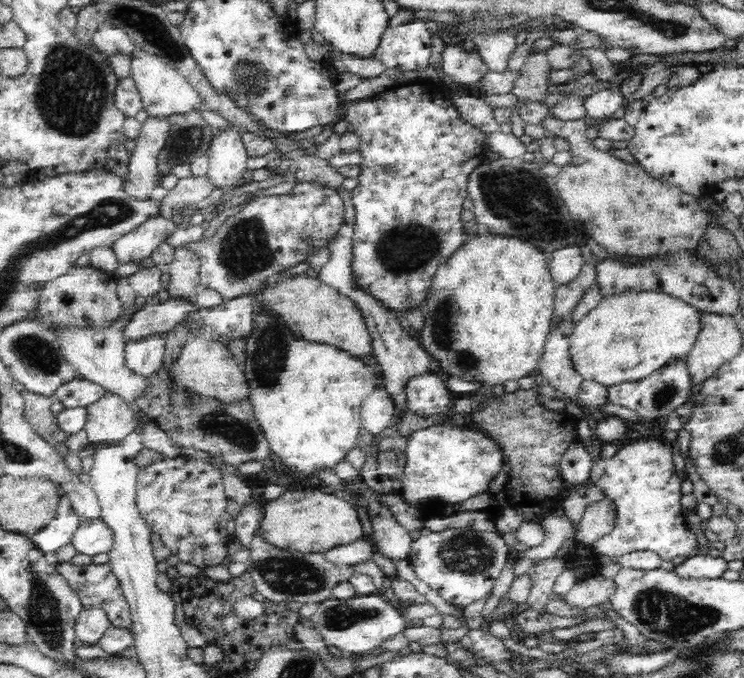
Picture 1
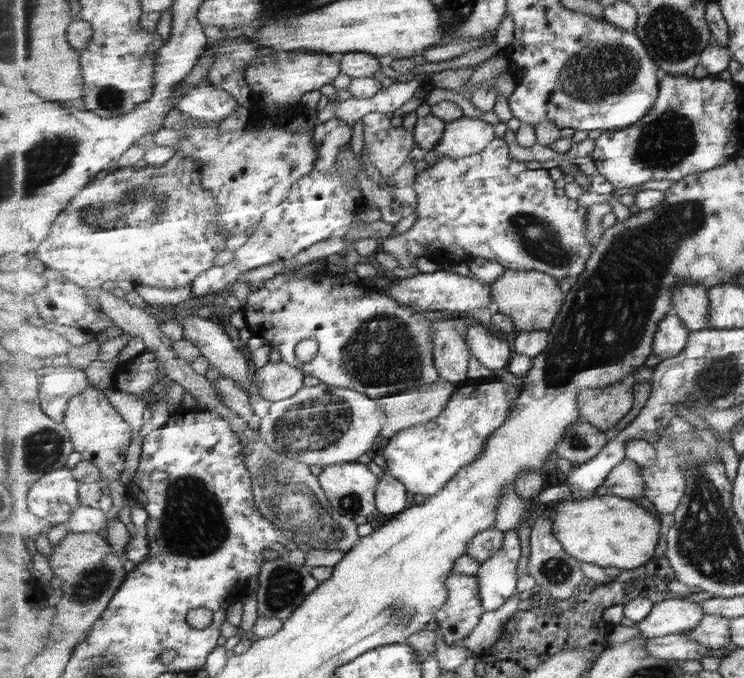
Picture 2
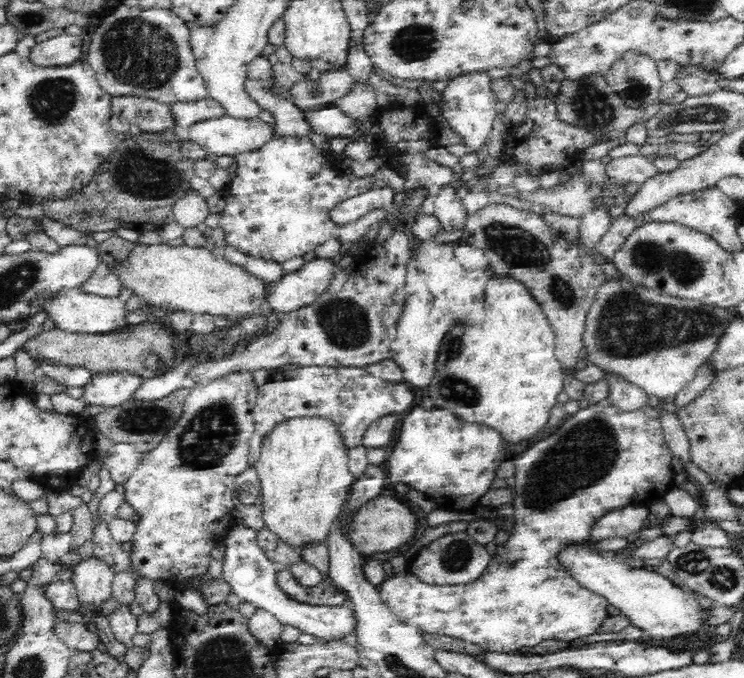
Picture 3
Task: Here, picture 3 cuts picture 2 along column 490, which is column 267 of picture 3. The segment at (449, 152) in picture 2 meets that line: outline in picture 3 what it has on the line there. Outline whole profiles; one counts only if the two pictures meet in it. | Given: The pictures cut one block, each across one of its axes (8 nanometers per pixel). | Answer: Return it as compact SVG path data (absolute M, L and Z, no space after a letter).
M228 115L206 121L189 128L189 139L217 157L254 152L278 138L276 128L259 118Z

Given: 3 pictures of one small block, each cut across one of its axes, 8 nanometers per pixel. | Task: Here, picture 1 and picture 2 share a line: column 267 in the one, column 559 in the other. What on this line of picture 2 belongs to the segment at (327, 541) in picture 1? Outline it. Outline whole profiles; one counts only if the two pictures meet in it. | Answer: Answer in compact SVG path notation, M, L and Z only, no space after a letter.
M596 496L554 504L556 538L565 551L581 562L597 566L633 570L645 566L656 556L663 524L647 508L627 498Z

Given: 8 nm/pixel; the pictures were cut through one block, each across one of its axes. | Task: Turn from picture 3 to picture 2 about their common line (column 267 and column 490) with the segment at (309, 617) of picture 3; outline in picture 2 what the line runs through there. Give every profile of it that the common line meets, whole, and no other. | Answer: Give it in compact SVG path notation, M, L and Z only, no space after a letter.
M516 529L504 533L503 547L481 563L476 574L483 609L487 612L502 608L515 594L515 568L521 558L521 540Z

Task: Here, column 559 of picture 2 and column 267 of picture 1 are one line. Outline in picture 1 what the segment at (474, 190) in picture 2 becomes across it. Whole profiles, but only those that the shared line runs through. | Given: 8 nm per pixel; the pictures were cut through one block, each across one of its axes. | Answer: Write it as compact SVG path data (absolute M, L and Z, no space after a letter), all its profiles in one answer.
M296 182L295 186L288 194L280 196L256 196L254 193L249 194L247 198L248 200L246 199L244 206L240 208L240 212L236 212L234 216L230 216L209 239L202 238L200 241L191 241L184 244L200 257L201 270L199 273L199 284L201 288L215 290L218 294L221 294L224 299L233 299L254 292L256 288L260 287L260 284L266 283L268 279L273 278L277 273L286 270L286 268L292 268L292 266L296 266L296 264L300 264L300 262L307 262L313 255L313 250L326 247L337 233L340 226L344 223L344 202L340 199L340 195L338 195L336 189L328 188L319 182Z

